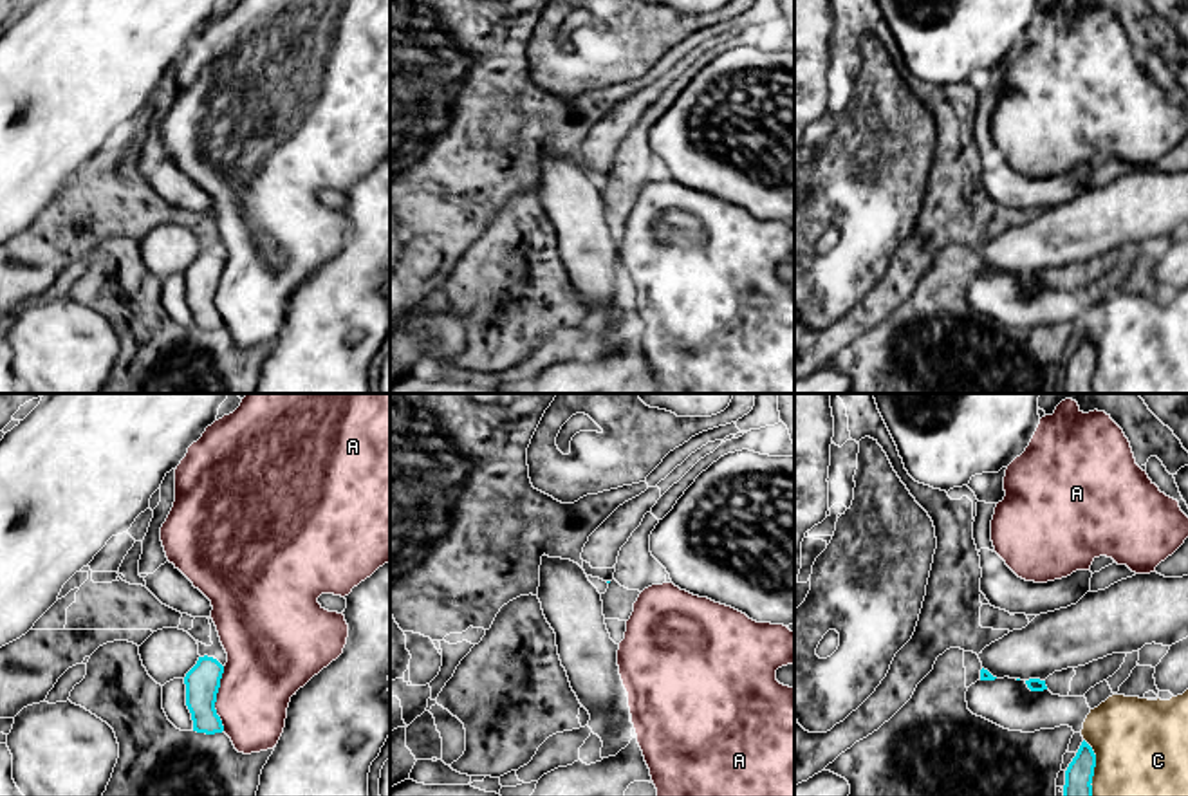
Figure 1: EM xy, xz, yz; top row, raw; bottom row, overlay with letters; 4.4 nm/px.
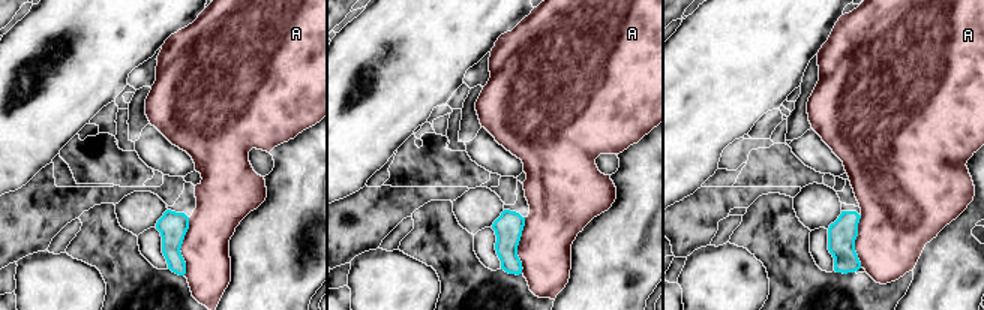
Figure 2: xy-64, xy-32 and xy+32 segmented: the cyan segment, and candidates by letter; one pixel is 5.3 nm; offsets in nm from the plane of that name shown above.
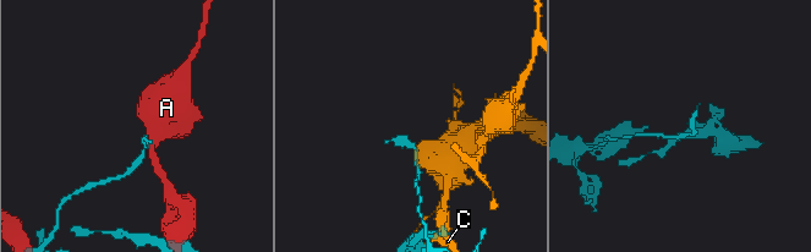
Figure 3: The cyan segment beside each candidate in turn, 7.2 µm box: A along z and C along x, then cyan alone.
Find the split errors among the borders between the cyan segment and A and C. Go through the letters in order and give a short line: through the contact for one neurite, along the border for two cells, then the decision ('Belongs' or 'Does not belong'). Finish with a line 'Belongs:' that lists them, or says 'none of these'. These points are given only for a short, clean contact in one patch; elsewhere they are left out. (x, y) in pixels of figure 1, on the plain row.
A: Does not belong
C: Does not belong
Belongs: none of these

